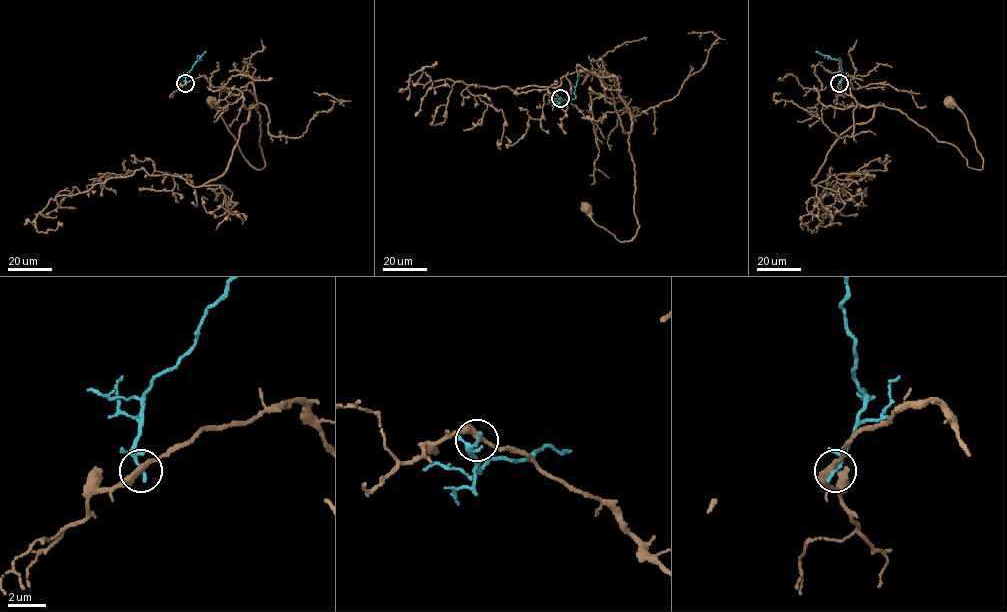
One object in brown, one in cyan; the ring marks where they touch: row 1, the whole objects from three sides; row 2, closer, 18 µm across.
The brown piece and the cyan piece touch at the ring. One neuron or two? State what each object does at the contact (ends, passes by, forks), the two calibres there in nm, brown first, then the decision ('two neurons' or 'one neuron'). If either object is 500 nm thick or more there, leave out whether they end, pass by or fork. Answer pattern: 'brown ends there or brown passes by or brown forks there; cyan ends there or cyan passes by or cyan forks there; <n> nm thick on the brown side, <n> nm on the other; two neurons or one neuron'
brown passes by; cyan ends there; 320 nm thick on the brown side, 200 nm on the other; two neurons

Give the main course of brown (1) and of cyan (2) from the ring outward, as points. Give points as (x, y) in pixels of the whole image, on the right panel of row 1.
1: (839, 83), (851, 75), (865, 87), (849, 86), (860, 104), (900, 110), (982, 168), (968, 121), (949, 101)
2: (839, 83), (843, 74), (840, 60), (815, 52)

